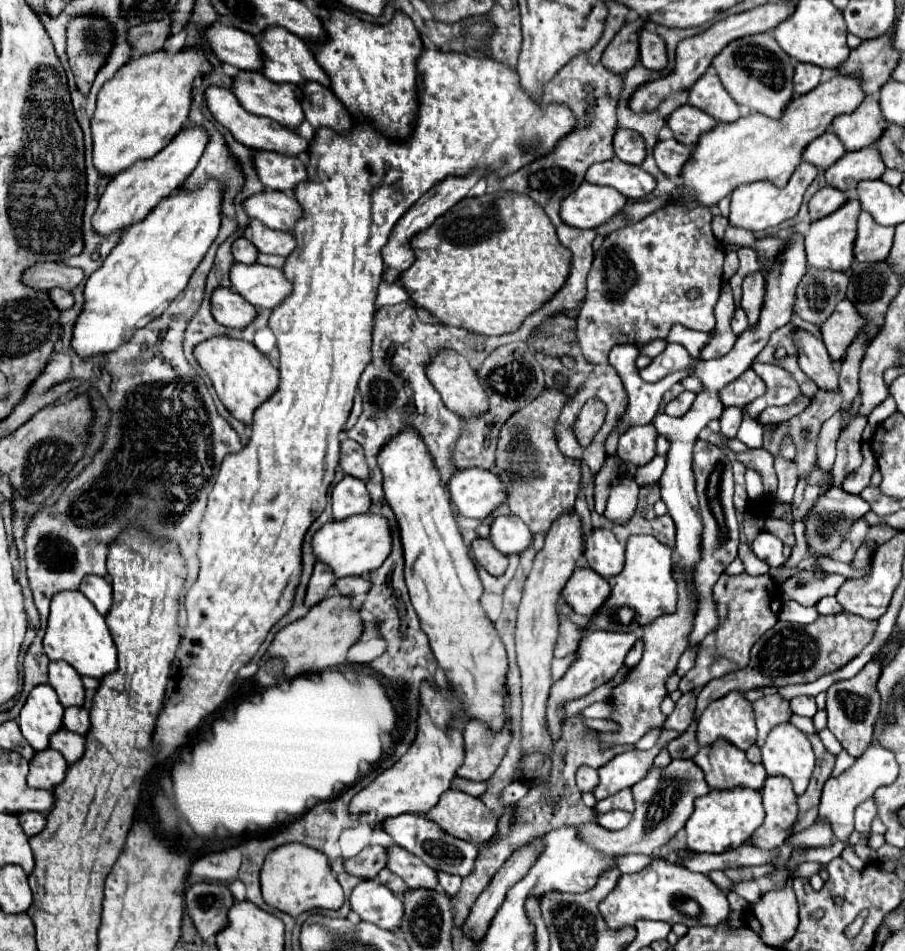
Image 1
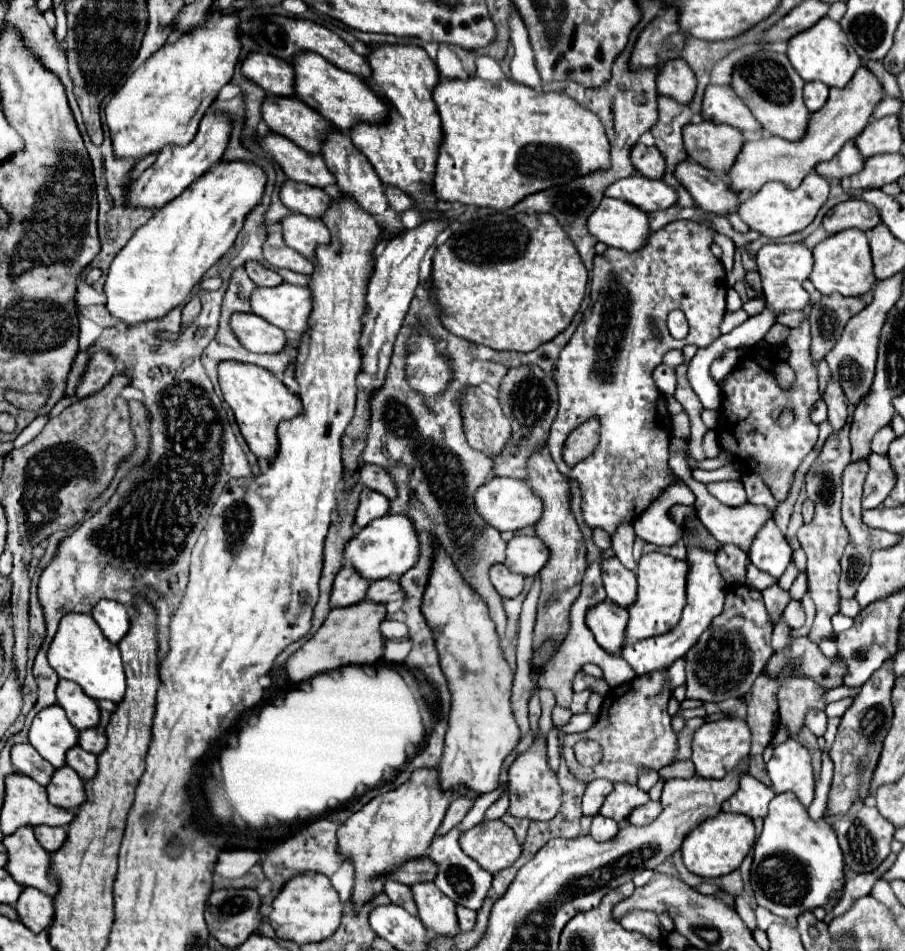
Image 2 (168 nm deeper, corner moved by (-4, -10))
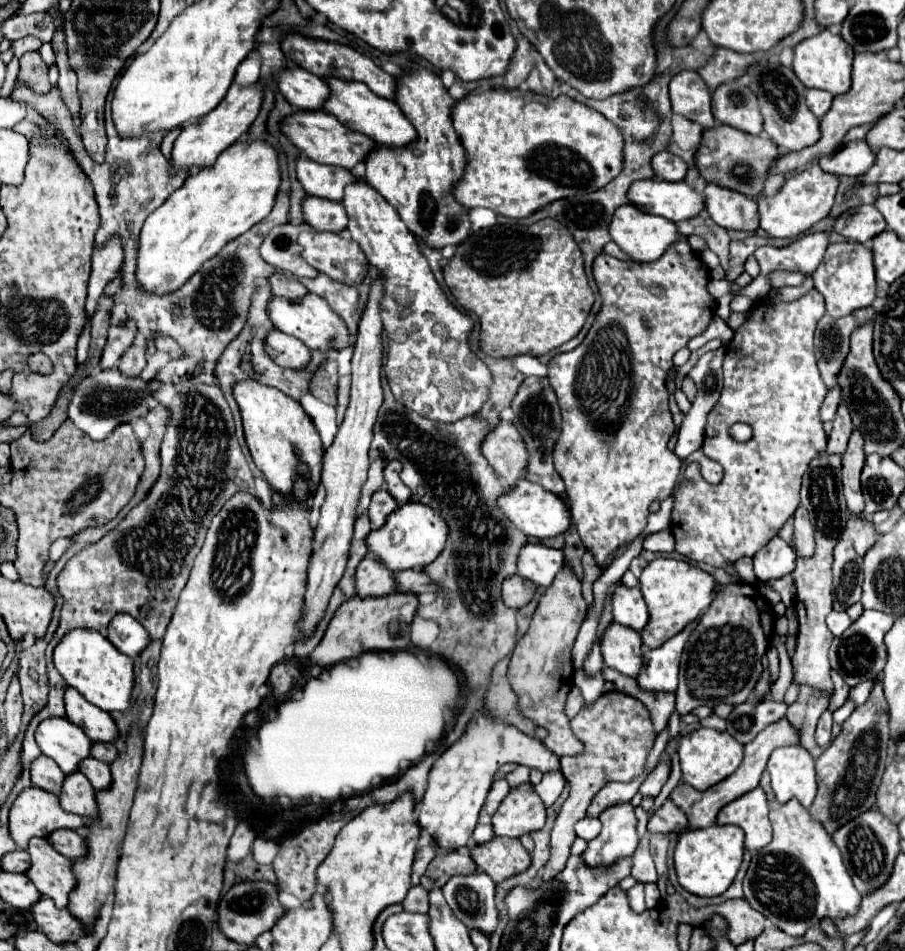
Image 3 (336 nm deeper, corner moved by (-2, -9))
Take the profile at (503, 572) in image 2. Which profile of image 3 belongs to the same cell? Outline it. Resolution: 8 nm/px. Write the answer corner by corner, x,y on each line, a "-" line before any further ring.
514,574
510,578
506,578
506,582
502,582
502,602
506,602
506,606
510,608
522,608
524,604
528,604
532,600
536,592
534,582

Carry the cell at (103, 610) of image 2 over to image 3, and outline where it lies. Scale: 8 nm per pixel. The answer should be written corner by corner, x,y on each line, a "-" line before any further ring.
116,614
110,620
110,626
106,628
108,640
126,656
134,658
144,650
144,646
150,642
148,632
142,628
142,624
136,618
130,618
130,614

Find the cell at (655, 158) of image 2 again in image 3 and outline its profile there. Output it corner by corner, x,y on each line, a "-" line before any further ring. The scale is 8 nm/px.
658,152
652,158
652,170
658,178
664,178
668,182
678,182
686,176
686,164
670,152

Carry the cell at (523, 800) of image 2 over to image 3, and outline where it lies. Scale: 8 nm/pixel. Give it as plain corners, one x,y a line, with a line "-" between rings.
526,782
516,788
510,788
492,822
494,834
498,836
518,838
526,832
540,830
546,822
546,806
542,806
534,784

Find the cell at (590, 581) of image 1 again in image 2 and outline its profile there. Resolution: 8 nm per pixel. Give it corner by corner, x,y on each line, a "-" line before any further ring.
600,603
588,611
588,627
592,629
598,645
606,653
620,653
626,641
626,625
628,625
628,611
616,607
614,603

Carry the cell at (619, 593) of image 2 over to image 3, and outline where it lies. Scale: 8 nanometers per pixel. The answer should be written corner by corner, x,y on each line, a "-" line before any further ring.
618,584
612,594
612,614
616,622
634,630
642,630
648,622
648,610
640,588
628,588
624,584

